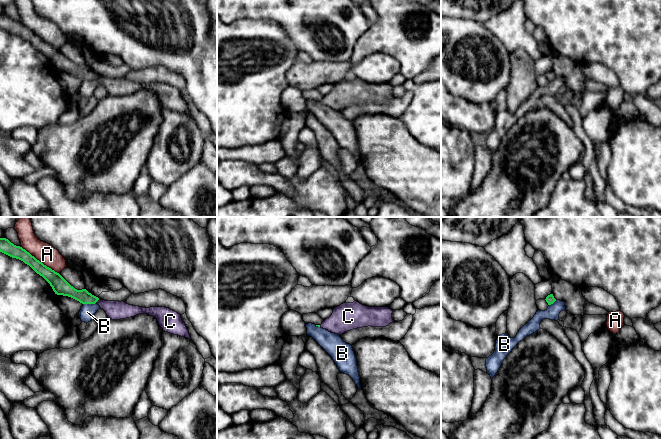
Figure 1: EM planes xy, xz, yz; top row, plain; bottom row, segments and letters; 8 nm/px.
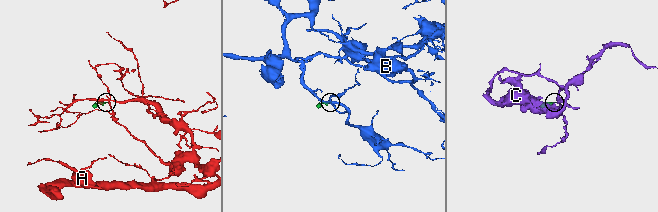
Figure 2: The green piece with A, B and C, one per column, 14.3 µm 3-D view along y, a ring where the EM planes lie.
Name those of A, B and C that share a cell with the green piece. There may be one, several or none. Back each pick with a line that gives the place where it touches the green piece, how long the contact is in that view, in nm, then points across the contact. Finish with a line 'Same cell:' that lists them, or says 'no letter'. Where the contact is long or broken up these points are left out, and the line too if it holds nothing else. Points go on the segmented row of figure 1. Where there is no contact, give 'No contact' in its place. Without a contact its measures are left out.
C: Touches green at xy (96, 301). Shared border 40 nm. Path across: xy (83, 296), (96, 301), (115, 310)
Same cell: C

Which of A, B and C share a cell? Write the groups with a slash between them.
A / B / C

